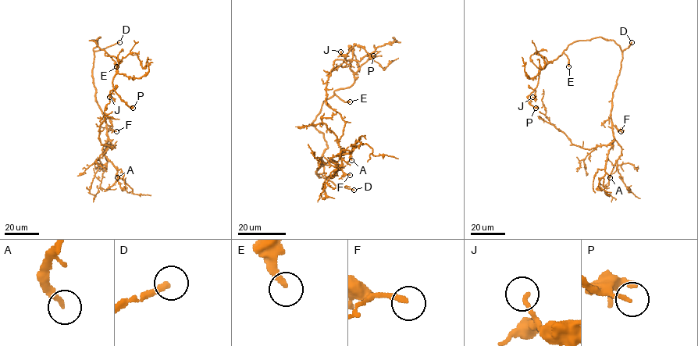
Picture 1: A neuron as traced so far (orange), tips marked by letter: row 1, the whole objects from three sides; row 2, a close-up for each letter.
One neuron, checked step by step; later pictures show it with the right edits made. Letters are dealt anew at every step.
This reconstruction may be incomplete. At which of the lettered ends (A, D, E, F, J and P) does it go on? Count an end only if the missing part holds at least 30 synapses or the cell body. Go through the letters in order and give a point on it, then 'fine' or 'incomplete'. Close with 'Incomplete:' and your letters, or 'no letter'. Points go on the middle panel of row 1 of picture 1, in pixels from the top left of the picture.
A: at (351, 160); incomplete
D: at (354, 190); incomplete
E: at (350, 101); fine
F: at (350, 175); incomplete
J: at (340, 51); fine
P: at (373, 55); fine
Incomplete: A, D, F

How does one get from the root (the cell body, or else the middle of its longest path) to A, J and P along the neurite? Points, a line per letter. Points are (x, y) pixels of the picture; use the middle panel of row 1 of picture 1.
A: (316, 172), (322, 163), (332, 160), (338, 165), (331, 161), (332, 156), (350, 152), (351, 160)
J: (316, 172), (319, 176), (323, 172), (322, 155), (327, 145), (312, 122), (322, 102), (354, 78), (340, 51)
P: (316, 172), (323, 172), (327, 145), (312, 122), (335, 90), (353, 83), (347, 52), (356, 44), (373, 55)

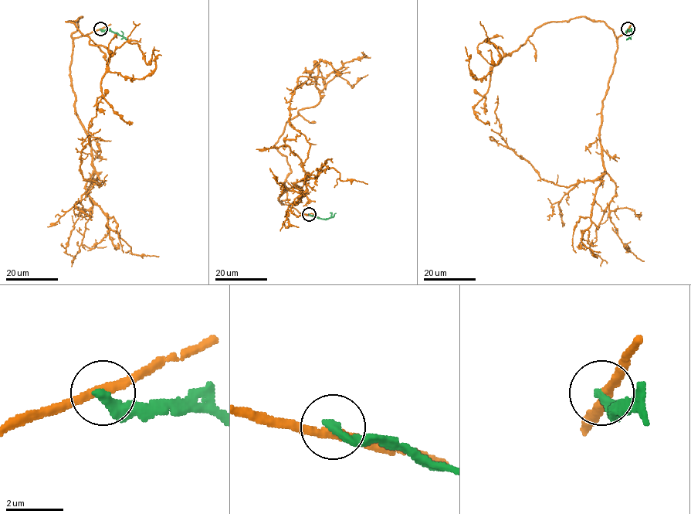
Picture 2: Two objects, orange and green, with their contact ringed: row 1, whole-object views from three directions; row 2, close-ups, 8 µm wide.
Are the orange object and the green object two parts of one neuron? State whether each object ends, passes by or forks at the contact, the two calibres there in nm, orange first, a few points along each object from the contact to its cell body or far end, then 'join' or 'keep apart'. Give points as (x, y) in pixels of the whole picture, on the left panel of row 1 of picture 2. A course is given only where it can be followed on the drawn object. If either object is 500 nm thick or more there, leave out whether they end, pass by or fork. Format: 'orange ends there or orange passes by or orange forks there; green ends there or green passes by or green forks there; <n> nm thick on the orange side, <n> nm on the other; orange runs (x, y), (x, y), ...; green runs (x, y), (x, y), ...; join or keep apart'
orange passes by; green ends there; 300 nm thick on the orange side, 360 nm on the other; orange runs (100, 29), (73, 39), (70, 65), (76, 114), (99, 186), (83, 178), (81, 155), (105, 99); green runs (100, 29), (122, 35), (120, 30); keep apart

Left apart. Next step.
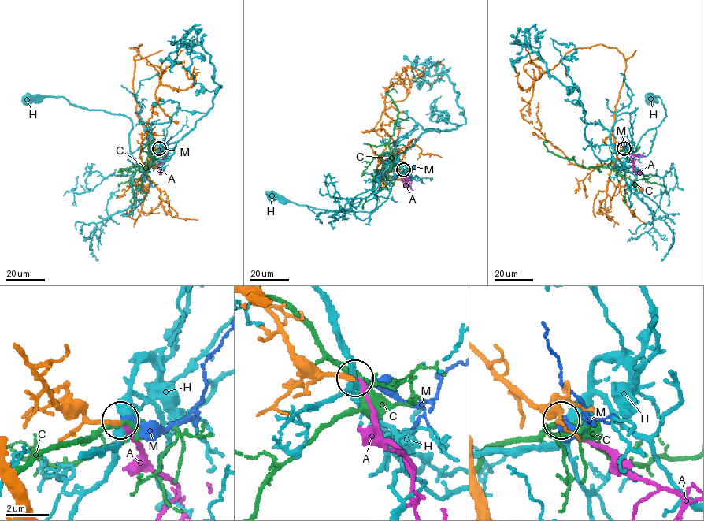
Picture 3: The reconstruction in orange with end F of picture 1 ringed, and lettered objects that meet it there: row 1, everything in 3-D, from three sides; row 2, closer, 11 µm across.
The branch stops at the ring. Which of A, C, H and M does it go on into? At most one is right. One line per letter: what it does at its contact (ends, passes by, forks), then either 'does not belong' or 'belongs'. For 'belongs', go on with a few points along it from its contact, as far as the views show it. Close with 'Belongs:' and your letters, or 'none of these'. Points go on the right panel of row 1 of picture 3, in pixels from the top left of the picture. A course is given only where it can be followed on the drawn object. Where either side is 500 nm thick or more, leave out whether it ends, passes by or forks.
A: it ends | belongs | via (624, 148), (635, 155), (634, 171), (639, 173), (642, 168)
C: it passes by | does not belong
H: it forks | does not belong
M: it ends | does not belong
Belongs: A

